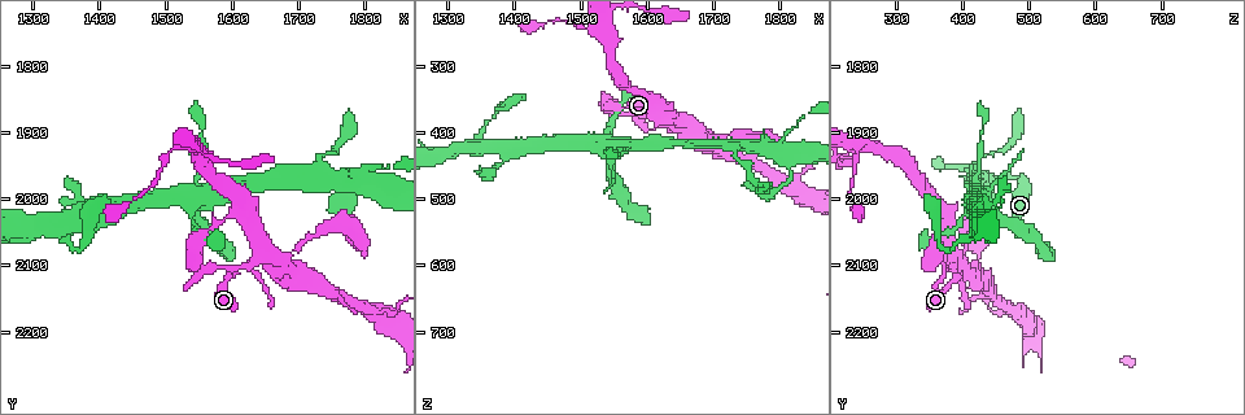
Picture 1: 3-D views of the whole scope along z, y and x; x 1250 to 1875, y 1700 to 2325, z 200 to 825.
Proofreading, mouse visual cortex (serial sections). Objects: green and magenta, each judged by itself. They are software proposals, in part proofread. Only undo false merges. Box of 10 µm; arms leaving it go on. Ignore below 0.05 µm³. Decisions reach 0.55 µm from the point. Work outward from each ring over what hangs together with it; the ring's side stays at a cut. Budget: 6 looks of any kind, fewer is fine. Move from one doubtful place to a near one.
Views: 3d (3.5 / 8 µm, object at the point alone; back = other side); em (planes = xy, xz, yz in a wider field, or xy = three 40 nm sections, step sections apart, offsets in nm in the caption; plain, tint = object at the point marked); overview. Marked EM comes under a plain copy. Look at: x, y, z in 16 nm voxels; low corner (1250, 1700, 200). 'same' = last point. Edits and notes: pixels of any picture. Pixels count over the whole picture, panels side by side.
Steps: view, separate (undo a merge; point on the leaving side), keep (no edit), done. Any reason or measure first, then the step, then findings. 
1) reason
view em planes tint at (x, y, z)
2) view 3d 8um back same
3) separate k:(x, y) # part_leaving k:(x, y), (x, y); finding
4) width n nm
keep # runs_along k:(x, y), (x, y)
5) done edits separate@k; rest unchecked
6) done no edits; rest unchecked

thick turns thin
view 3d 8um at (1645, 2085, 385)

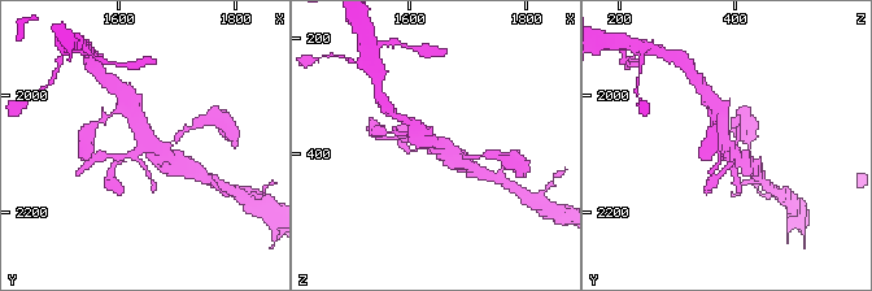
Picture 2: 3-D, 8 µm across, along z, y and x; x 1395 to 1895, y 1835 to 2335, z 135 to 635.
closer look
view 3d 3.5um back same

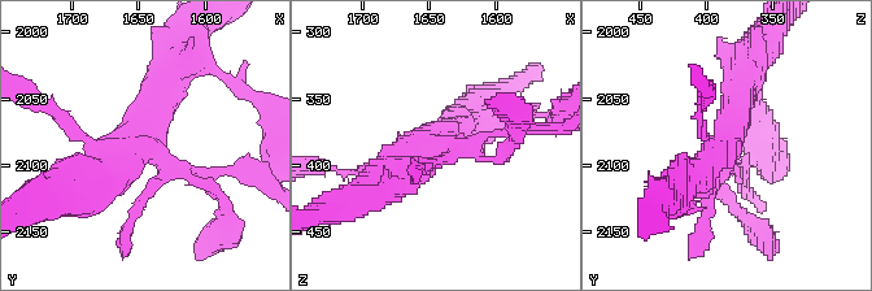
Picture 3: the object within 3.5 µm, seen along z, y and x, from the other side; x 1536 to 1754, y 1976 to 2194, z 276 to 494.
view em xy step 5 tint at (1644, 2084, 386)

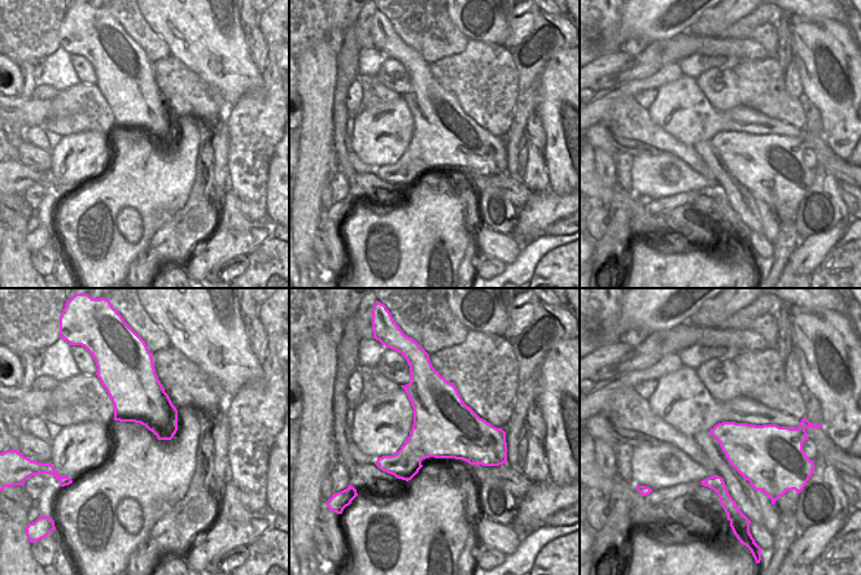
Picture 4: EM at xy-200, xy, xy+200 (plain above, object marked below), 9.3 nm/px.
keep # runs_along 3:(217, 194), (145, 142), (78, 182); all the same cell

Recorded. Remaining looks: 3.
thick turns thin
view 3d 8um at (1565, 1945, 425)

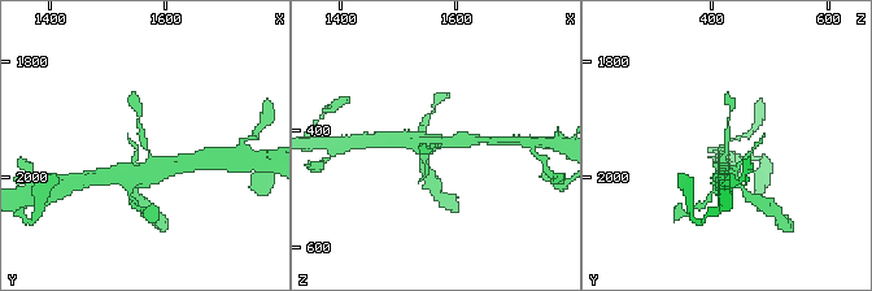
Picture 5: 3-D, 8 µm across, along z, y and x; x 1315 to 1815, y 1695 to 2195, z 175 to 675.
view em xy step 5 tint same

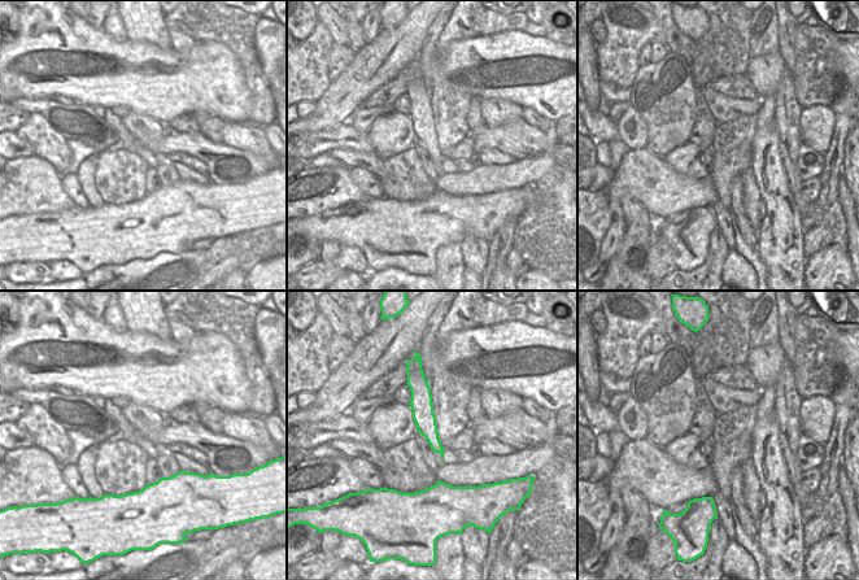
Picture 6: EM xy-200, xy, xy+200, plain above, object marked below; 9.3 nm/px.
keep # runs_along 6:(419, 382), (422, 414), (439, 449); continuous, no second cell

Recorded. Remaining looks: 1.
done no edits; rest unchecked

